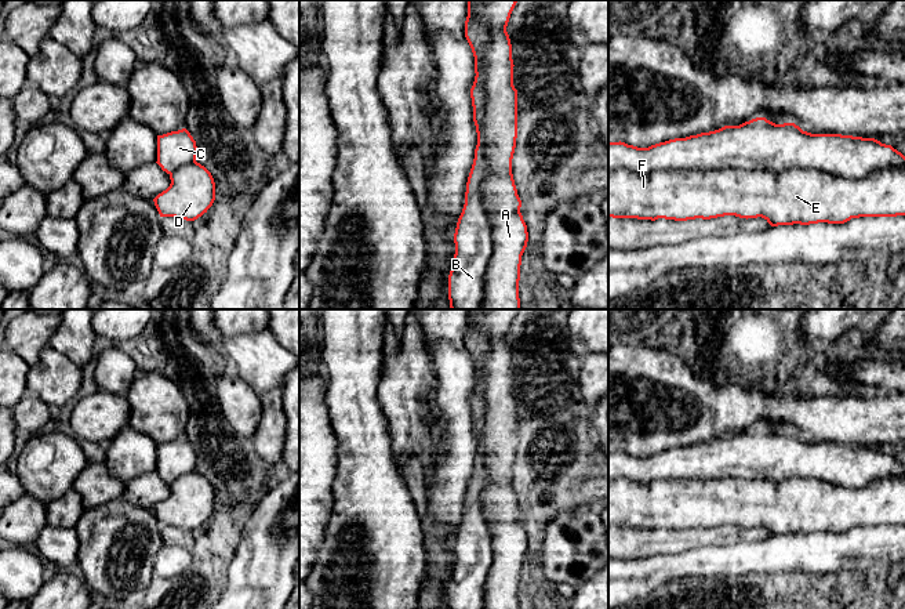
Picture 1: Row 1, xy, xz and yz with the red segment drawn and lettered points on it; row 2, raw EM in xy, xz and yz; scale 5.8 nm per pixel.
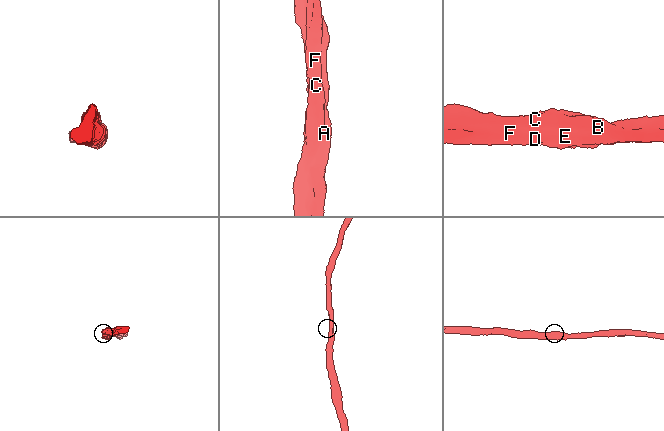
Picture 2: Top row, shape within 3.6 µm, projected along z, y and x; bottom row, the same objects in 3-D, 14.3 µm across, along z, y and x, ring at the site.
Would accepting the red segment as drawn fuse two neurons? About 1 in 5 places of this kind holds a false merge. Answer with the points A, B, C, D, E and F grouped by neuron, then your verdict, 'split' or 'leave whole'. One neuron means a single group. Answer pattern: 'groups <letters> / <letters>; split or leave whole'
groups A B C D E F; leave whole

